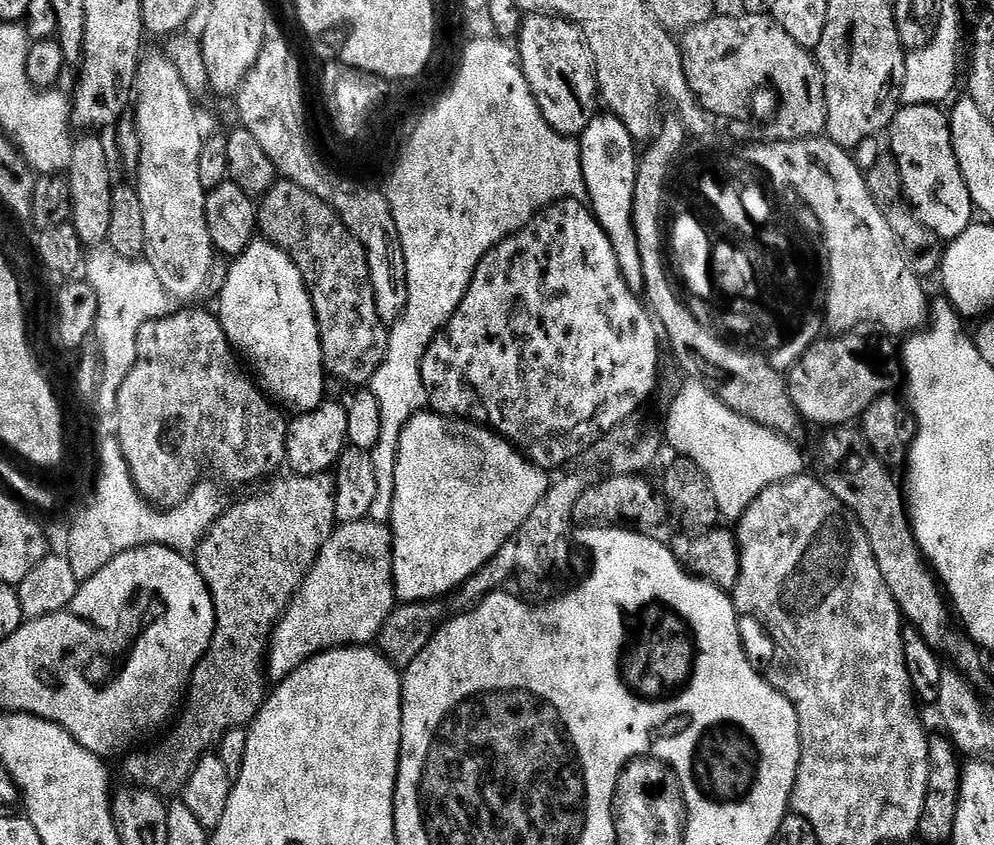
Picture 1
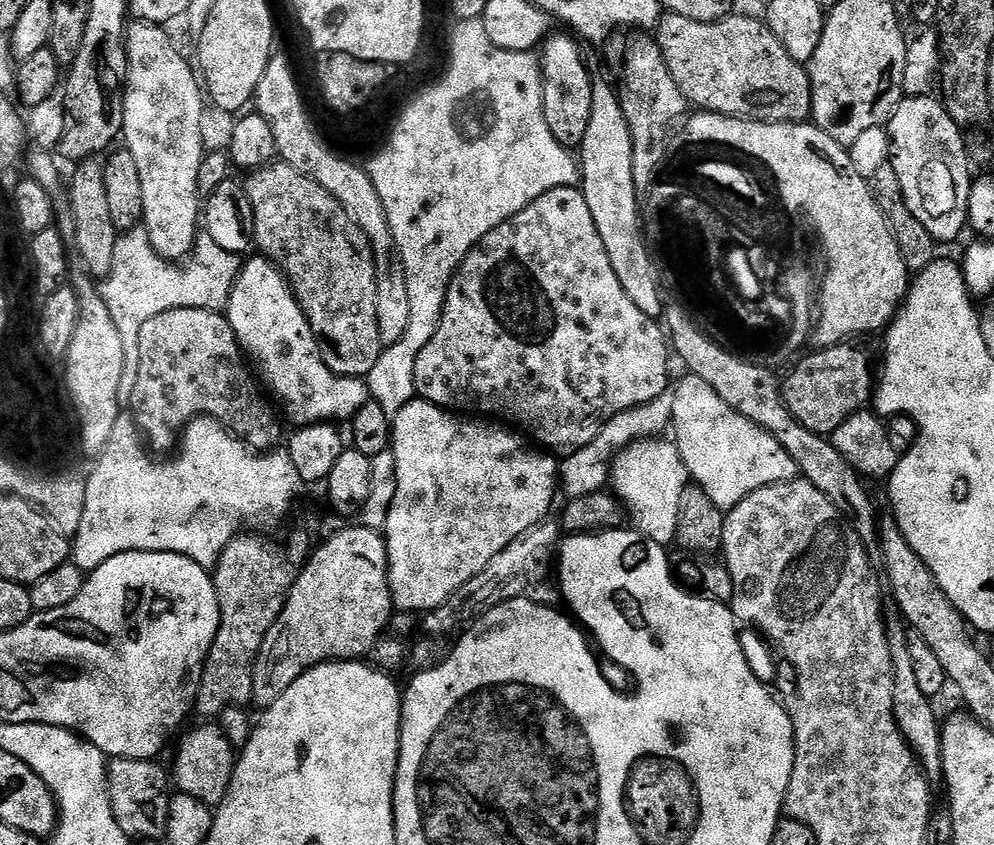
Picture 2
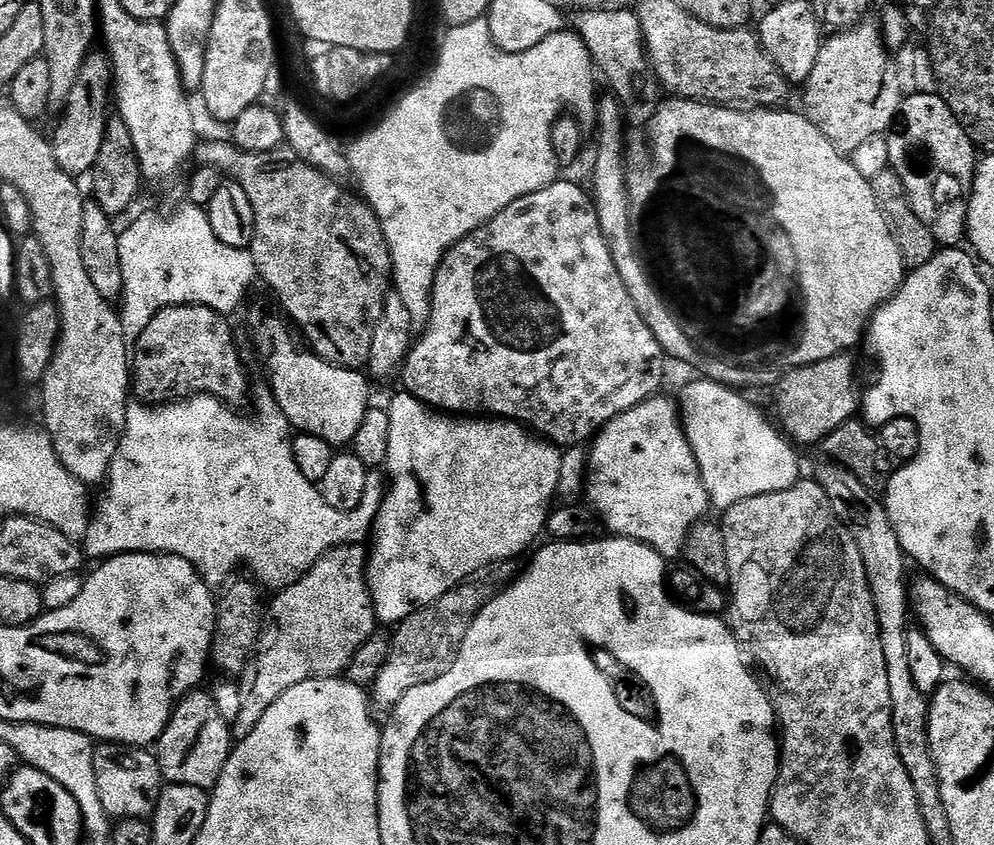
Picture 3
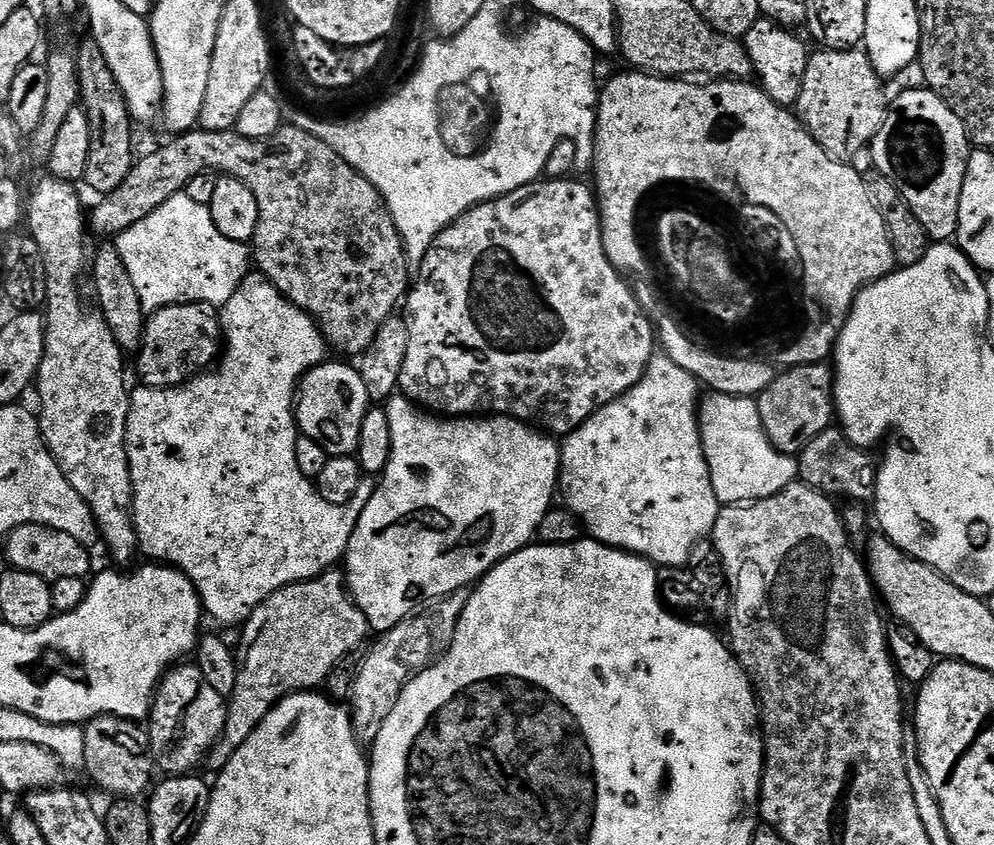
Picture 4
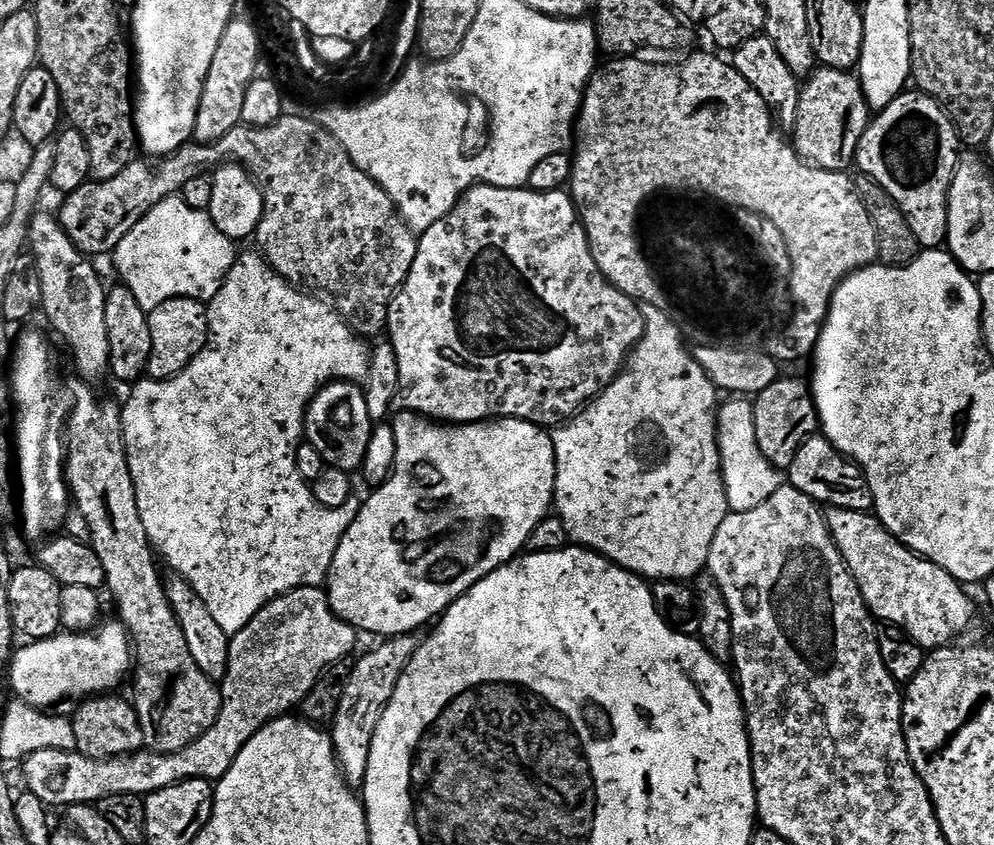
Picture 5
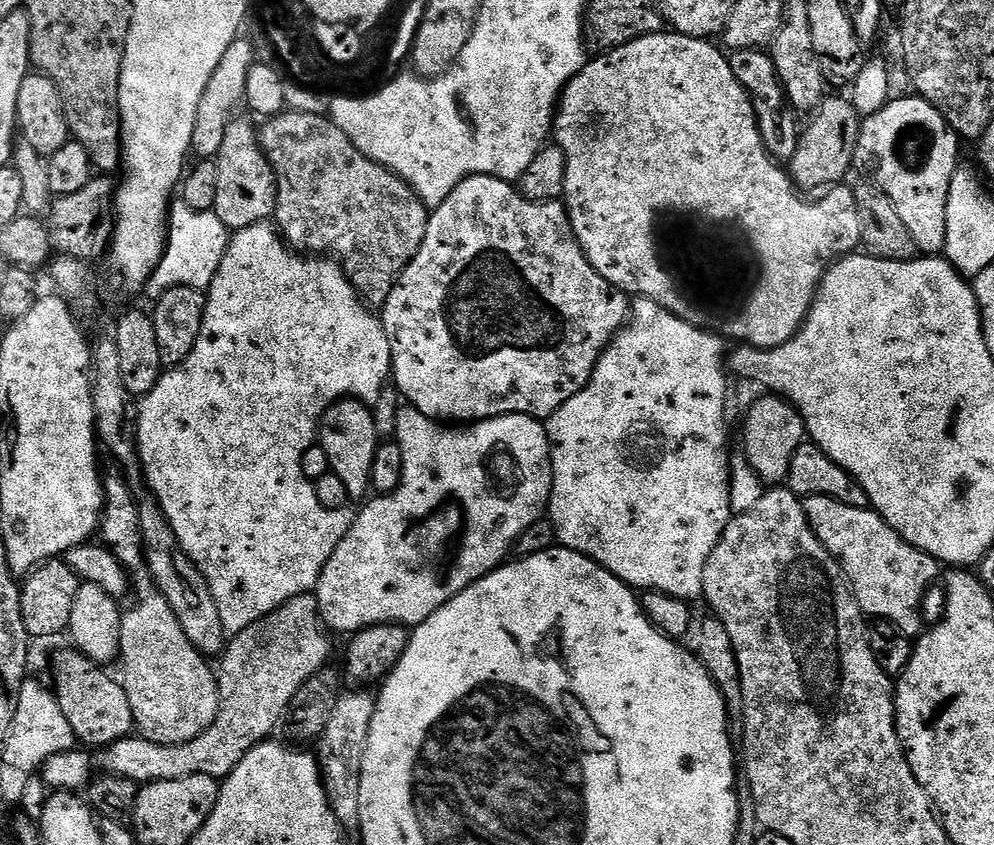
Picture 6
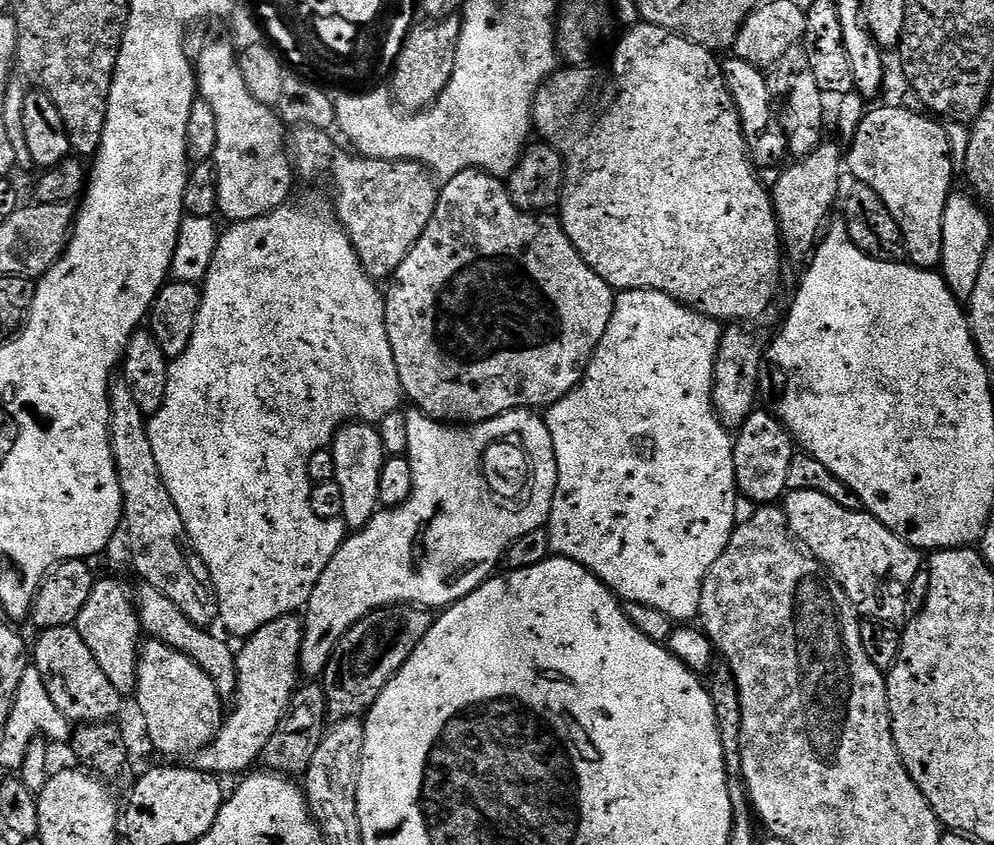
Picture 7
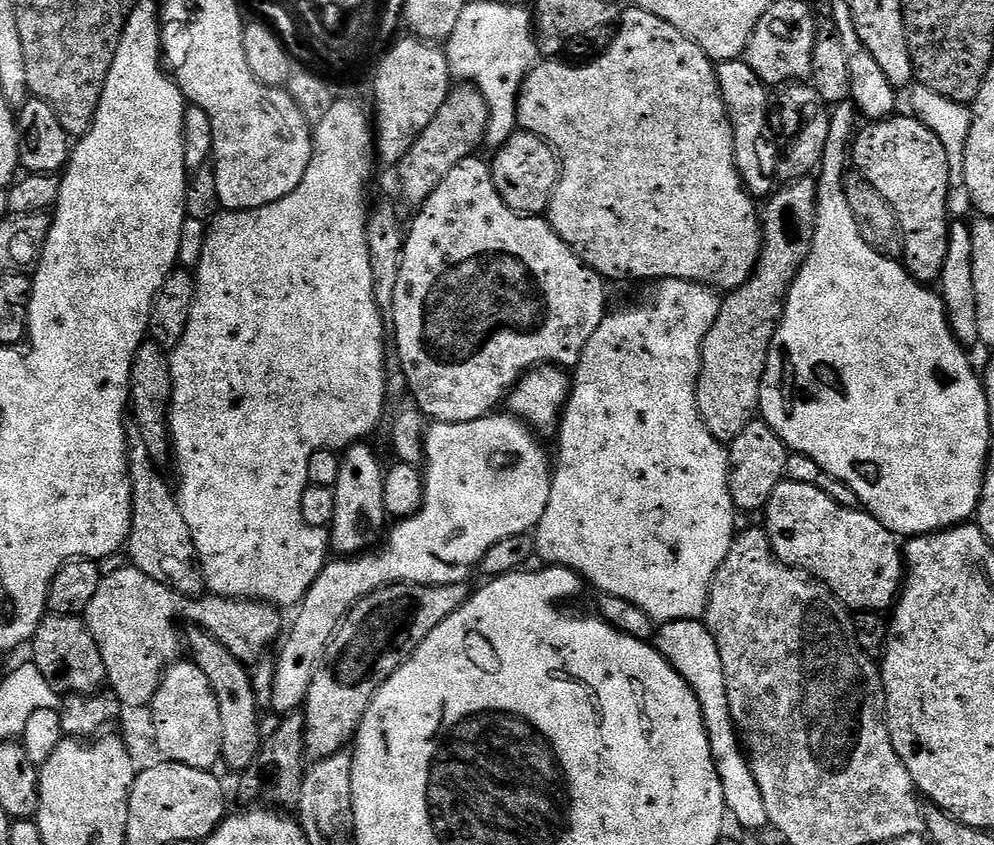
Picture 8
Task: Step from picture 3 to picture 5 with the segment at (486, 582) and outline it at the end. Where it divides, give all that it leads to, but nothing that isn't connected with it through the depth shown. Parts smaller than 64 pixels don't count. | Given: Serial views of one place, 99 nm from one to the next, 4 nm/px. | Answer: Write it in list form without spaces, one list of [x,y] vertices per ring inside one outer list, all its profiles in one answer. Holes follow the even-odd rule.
[[[409,634],[381,639],[377,648],[370,649],[360,661],[352,664],[348,681],[340,690],[336,717],[330,722],[330,735],[336,751],[336,761],[340,764],[344,780],[353,790],[364,787],[366,766],[370,766],[370,746],[374,742],[374,730],[378,730],[378,722],[417,650],[416,638]]]

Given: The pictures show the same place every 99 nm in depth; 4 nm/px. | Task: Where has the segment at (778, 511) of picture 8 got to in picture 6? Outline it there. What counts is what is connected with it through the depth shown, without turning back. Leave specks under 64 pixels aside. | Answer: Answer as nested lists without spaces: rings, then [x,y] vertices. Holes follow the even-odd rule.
[[[810,496],[804,500],[804,509],[814,534],[839,564],[840,571],[844,573],[865,617],[880,616],[876,618],[891,624],[899,632],[904,632],[913,638],[919,637],[926,628],[924,616],[920,613],[920,607],[924,604],[924,595],[942,571],[937,560],[907,544],[878,513],[872,511],[871,507],[855,508],[829,496]]]

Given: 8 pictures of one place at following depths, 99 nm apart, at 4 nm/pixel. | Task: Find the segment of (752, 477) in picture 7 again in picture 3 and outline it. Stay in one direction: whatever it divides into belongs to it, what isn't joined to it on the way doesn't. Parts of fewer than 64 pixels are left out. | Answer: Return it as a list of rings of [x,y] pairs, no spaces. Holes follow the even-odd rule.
[[[848,354],[826,358],[801,368],[789,368],[781,375],[784,377],[776,384],[775,419],[789,441],[819,445],[838,426],[857,415],[856,364],[852,358]]]

